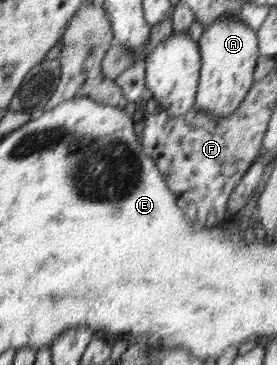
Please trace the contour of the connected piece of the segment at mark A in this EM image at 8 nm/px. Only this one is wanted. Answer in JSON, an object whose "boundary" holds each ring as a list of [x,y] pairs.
{"boundary":[[[218,17],[197,40],[201,54],[196,108],[213,117],[229,117],[251,89],[254,69],[259,61],[257,31],[237,19]]]}

